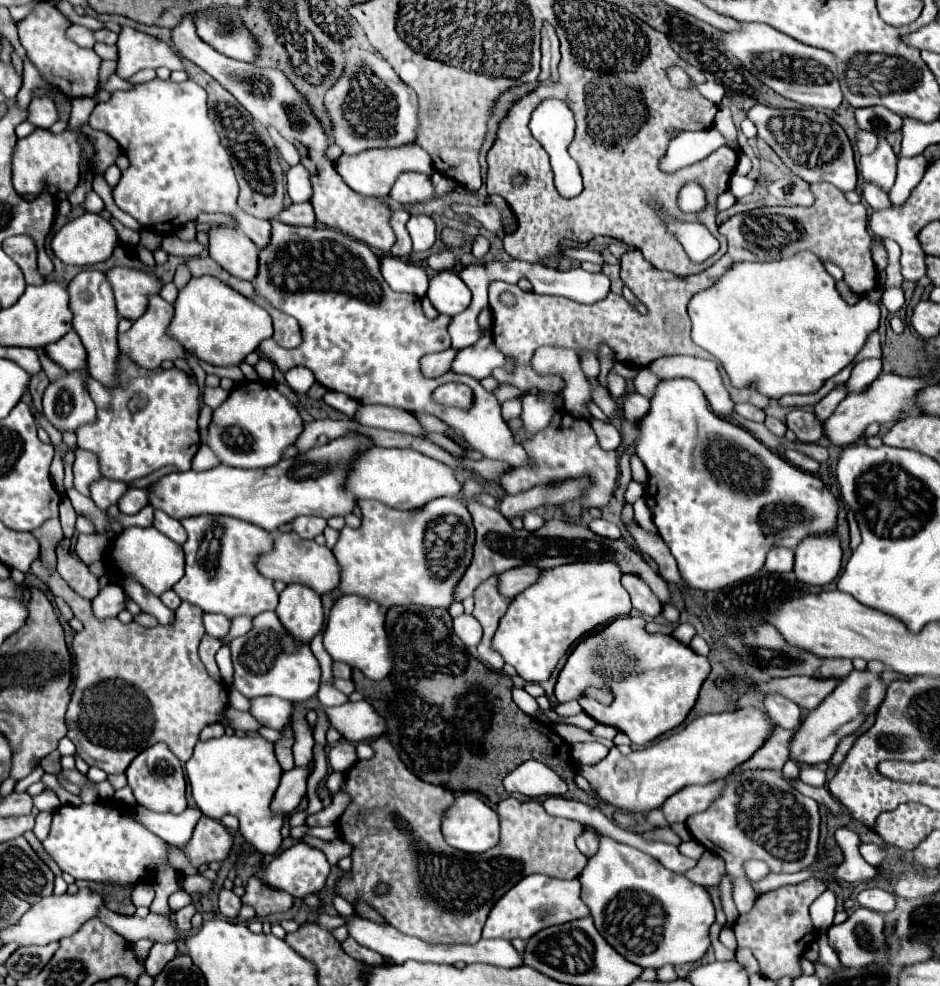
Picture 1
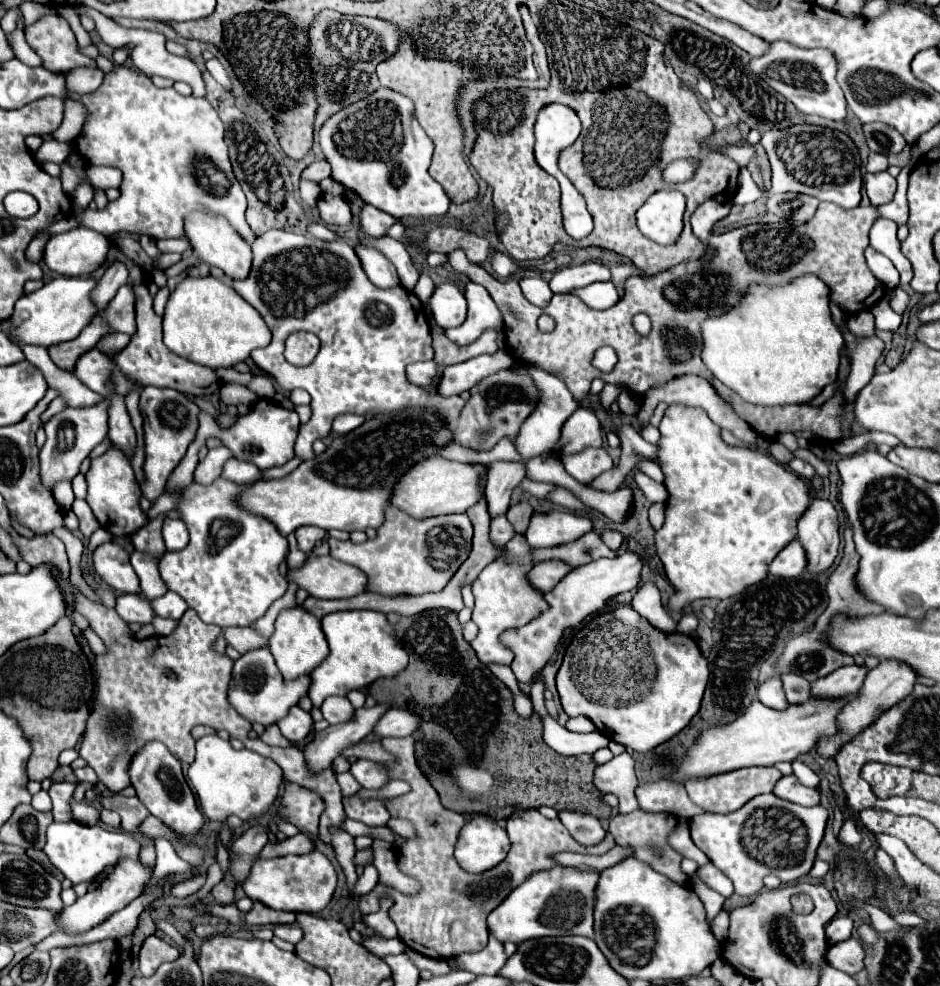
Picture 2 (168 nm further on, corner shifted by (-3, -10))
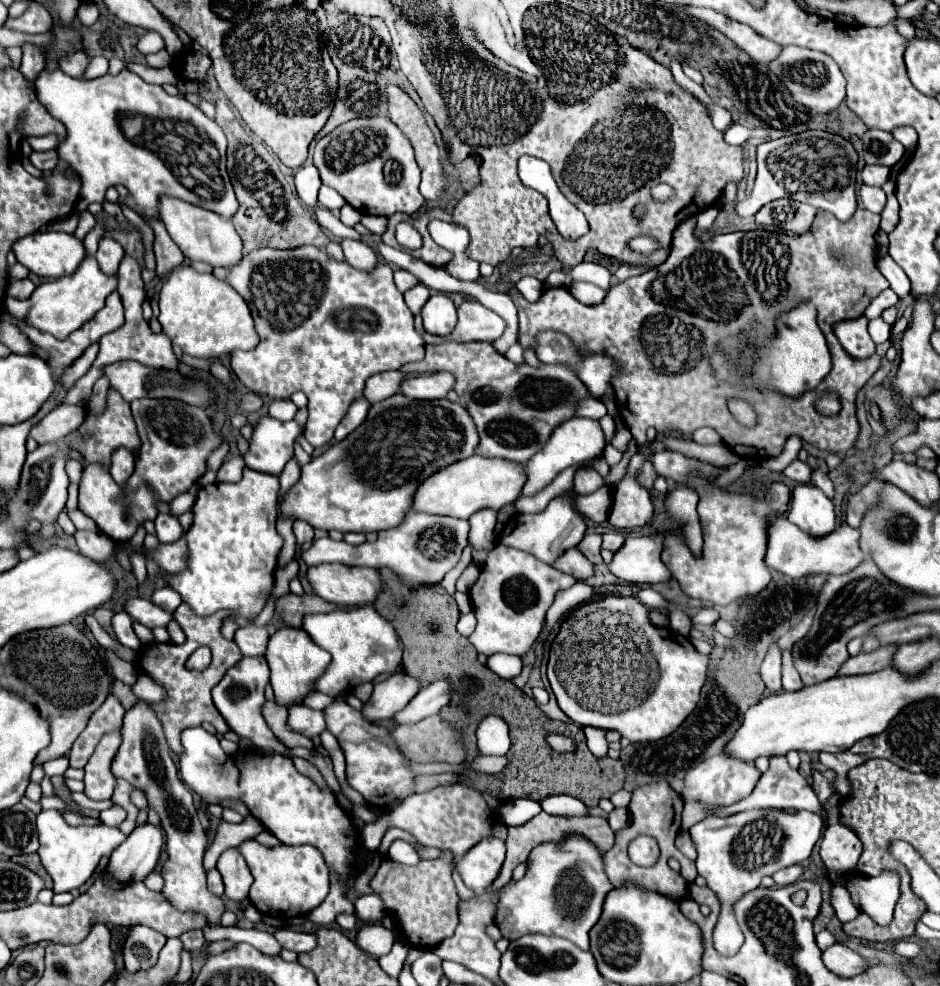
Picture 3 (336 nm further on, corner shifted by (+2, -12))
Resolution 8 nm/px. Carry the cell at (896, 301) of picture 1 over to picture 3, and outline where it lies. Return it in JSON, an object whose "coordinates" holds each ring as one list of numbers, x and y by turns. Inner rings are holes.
{"coordinates":[[875,318,869,322,869,334,871,334,871,340,875,340,875,344,887,342,889,330,891,330,891,326,887,322,883,322,883,318]]}

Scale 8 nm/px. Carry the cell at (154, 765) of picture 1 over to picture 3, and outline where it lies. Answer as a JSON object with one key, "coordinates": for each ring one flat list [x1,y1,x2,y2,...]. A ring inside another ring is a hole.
{"coordinates":[[139,700,135,706,131,706,131,710,125,712,121,736,123,742,113,760,113,774,117,778,125,778,145,794,147,802,157,810,161,818,161,828,165,832,169,858,163,862,161,868,161,876,165,882,161,894,171,902,173,908,199,912,207,918,207,924,219,924,227,908,223,900,219,896,213,896,205,886,203,854,207,850,207,832,197,818,191,792,177,776,177,768,171,760,171,750,165,740,163,726,145,700]]}

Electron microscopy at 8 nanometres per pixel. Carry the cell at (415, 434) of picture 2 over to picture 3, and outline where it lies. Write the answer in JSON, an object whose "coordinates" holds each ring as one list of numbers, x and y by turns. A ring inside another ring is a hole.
{"coordinates":[[403,394,389,396,387,400,371,404,365,422,343,442,337,442,325,454,303,466,301,480,287,494,287,500,283,500,281,510,287,512,287,516,307,520,313,528,321,530,335,528,339,532,367,534,395,528,405,520,407,512,411,510,415,488,419,488,419,484,437,470,473,456,477,444,479,436,475,432,475,422,471,422,469,412,459,402,451,402,447,398,411,400]]}

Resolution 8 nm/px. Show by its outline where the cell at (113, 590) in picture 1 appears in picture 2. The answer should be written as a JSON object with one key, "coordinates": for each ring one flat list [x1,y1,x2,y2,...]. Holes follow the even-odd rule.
{"coordinates":[[124,594,116,598,116,614,124,622,138,622,138,624,148,624,154,618,154,610,150,602,144,596,134,596,134,594]]}

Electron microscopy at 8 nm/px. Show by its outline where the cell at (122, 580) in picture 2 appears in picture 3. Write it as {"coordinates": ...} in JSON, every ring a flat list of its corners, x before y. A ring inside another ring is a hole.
{"coordinates":[[75,530,73,538,77,542,79,552,95,562,105,562,107,558,113,556,113,542,103,534,89,530]]}

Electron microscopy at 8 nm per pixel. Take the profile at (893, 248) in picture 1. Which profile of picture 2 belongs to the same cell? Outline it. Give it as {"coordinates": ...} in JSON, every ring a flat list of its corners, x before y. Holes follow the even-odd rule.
{"coordinates":[[900,286,892,290,892,298,890,298,890,306,898,312,898,314,904,314,904,310,908,308,908,302,910,302,910,294,904,292]]}

